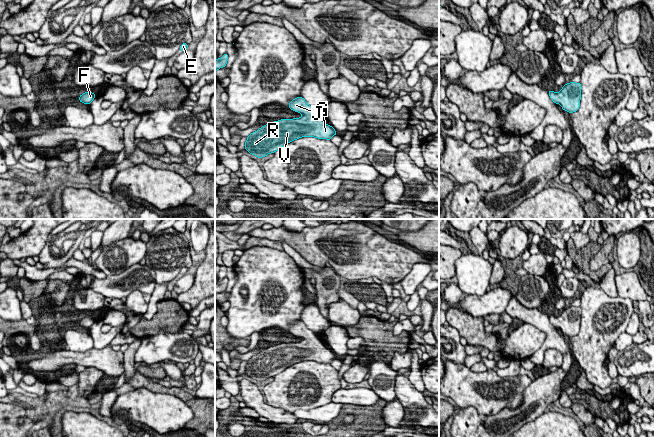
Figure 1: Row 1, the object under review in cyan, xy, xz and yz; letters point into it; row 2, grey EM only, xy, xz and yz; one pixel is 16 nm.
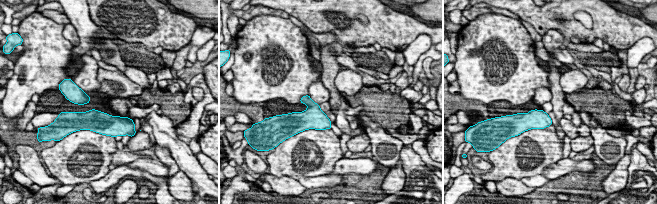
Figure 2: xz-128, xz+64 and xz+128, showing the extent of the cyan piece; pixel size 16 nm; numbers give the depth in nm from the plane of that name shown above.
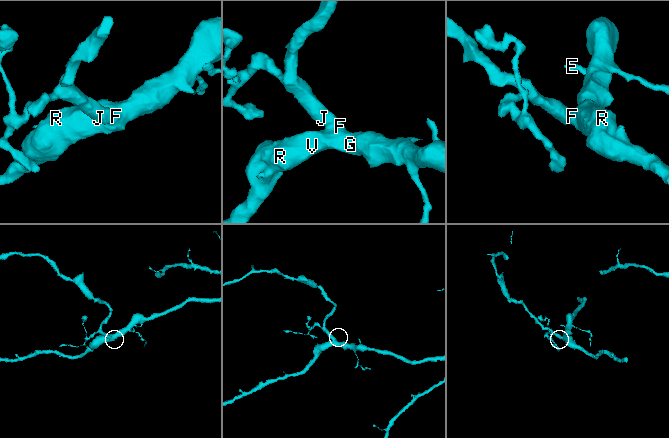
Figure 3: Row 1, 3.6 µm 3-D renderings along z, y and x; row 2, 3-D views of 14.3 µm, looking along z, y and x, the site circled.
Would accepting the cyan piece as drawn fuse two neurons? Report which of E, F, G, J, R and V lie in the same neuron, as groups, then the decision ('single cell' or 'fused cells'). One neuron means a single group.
groups E F G J R V; single cell

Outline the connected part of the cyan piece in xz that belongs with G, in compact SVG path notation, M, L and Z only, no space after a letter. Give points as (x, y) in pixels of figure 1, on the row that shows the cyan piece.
M301 96L290 101L289 108L303 116L271 122L251 133L245 142L245 149L250 154L262 158L301 137L331 140L337 135L335 129L327 125L318 111Z

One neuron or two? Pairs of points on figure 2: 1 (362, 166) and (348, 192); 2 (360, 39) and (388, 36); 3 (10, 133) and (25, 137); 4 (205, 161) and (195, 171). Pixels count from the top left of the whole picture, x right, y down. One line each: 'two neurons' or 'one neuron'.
1: two neurons
2: one neuron
3: one neuron
4: two neurons

